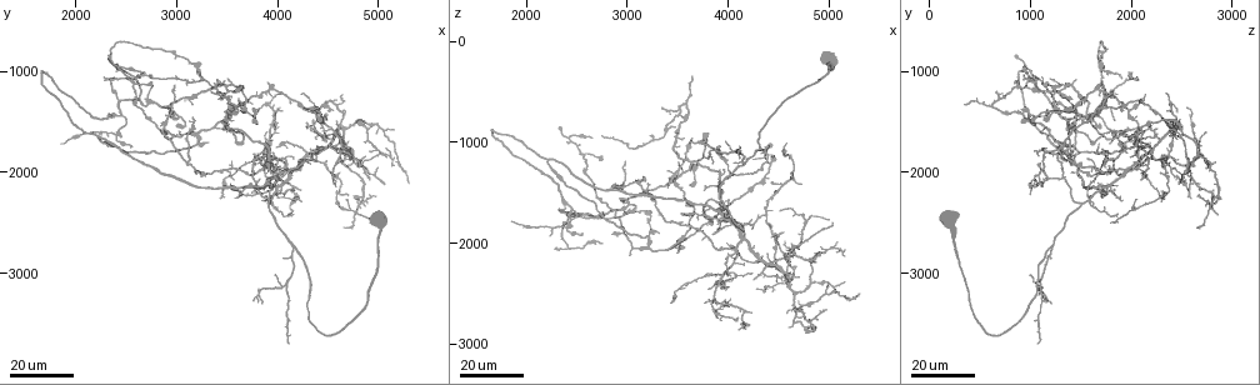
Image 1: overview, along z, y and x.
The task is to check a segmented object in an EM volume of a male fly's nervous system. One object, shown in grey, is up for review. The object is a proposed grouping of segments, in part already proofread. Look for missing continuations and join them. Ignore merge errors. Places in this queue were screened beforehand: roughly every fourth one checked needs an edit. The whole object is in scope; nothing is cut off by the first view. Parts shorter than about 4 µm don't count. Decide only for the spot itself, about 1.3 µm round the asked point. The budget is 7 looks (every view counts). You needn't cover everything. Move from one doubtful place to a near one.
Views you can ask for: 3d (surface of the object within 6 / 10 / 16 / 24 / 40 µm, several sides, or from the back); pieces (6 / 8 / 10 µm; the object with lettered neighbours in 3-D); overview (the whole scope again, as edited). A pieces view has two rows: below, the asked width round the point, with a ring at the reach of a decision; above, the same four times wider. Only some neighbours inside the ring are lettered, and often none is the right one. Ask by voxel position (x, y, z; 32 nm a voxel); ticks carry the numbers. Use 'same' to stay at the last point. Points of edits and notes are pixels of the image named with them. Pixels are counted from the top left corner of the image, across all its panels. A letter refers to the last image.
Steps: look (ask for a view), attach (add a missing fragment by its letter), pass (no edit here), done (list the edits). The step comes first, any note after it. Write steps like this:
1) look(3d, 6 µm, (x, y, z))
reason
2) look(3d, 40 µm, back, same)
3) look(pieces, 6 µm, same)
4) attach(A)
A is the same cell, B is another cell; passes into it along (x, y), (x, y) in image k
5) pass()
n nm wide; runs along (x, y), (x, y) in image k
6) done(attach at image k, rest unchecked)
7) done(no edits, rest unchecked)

look(3d, 16 µm, (4220, 2200, 2700))
thin end

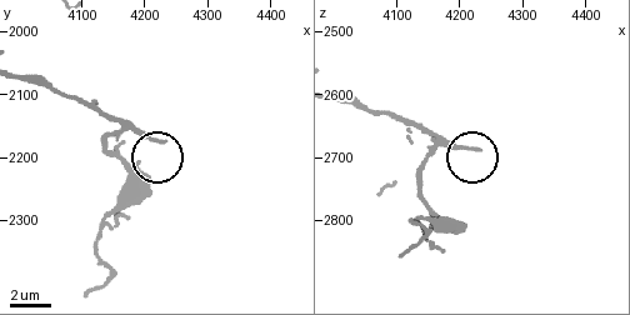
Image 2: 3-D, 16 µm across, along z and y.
look(pieces, 10 µm, (4230, 2175, 2685))

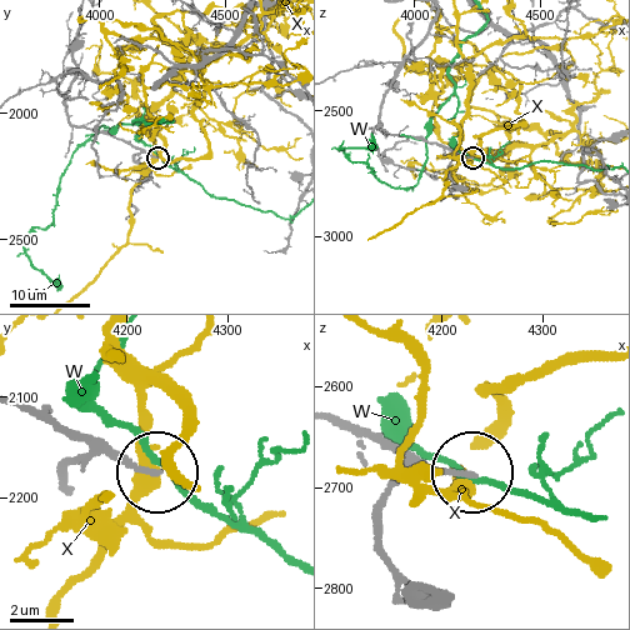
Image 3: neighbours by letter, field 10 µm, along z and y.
pass()
W and X are other cells; no lettered fragment goes on from it

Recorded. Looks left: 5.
look(3d, 24 µm, (4900, 2060, 2080))
end of a long branch

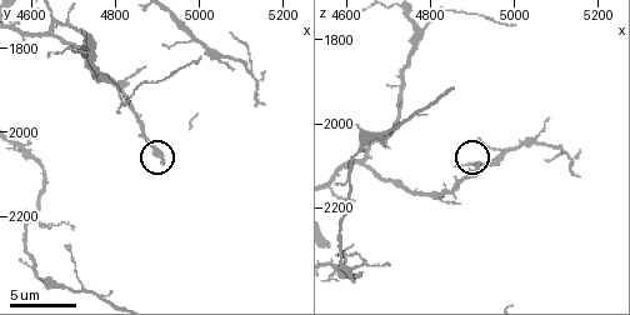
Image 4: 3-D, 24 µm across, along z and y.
look(pieces, 6 µm, (4910, 2070, 2100))

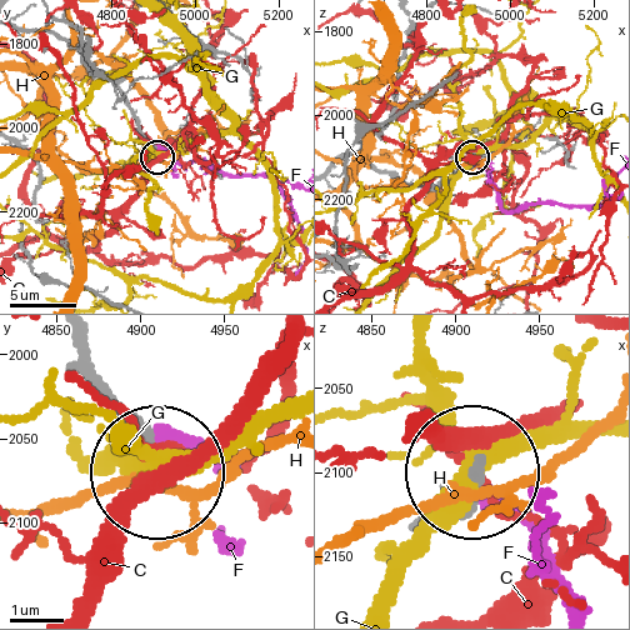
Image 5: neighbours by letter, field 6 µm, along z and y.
pass()
C, F, G and H are other cells; runs along (79, 348), (159, 464) in image 5; none of them fits

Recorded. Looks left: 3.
look(3d, 24 µm, (3660, 1160, 980))
free end

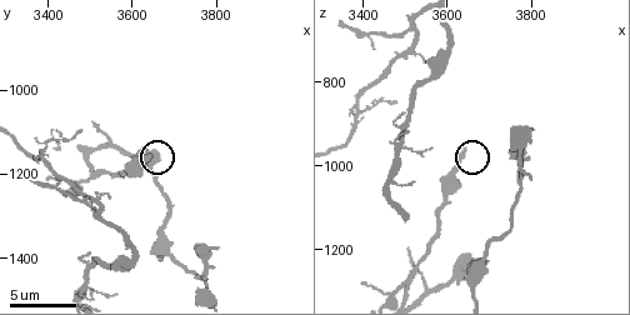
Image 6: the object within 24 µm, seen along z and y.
look(pieces, 6 µm, (3640, 1160, 965))

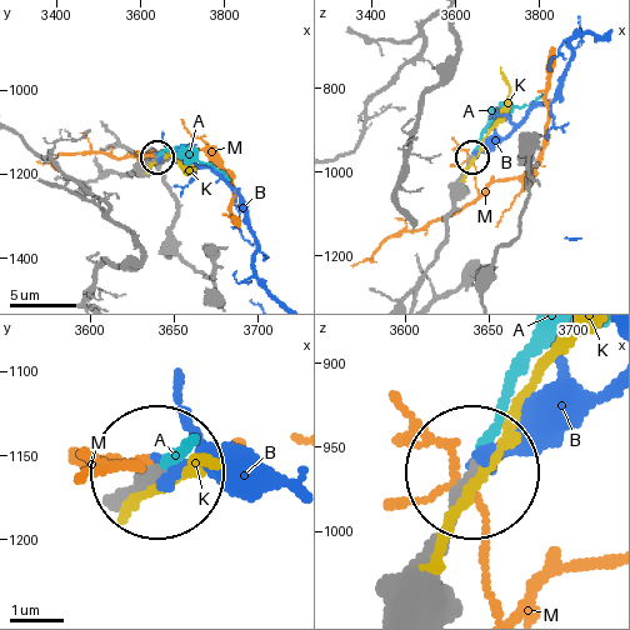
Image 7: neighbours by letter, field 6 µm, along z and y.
attach(A)
A is the same cell, B, K and M are other cells; passes into it along (120, 501), (188, 439) in image 7; it goes on there

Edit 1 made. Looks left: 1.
done(attach at image 7, rest unchecked)

